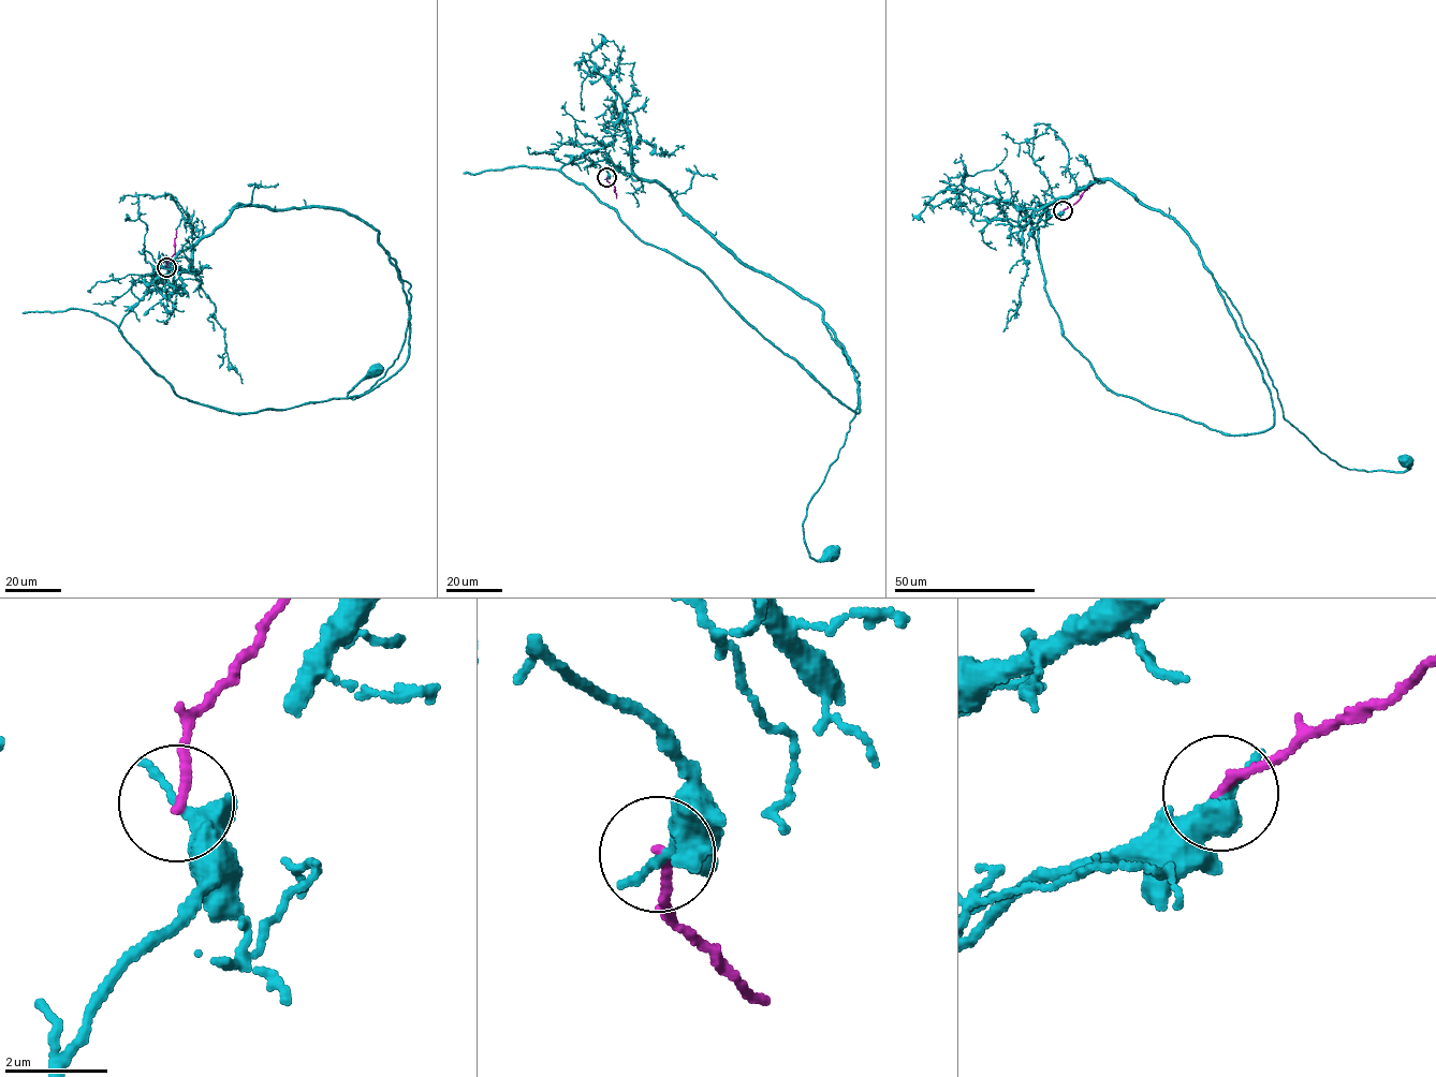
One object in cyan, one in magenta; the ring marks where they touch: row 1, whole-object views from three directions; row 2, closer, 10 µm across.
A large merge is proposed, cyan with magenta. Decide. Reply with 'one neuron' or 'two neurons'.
two neurons

